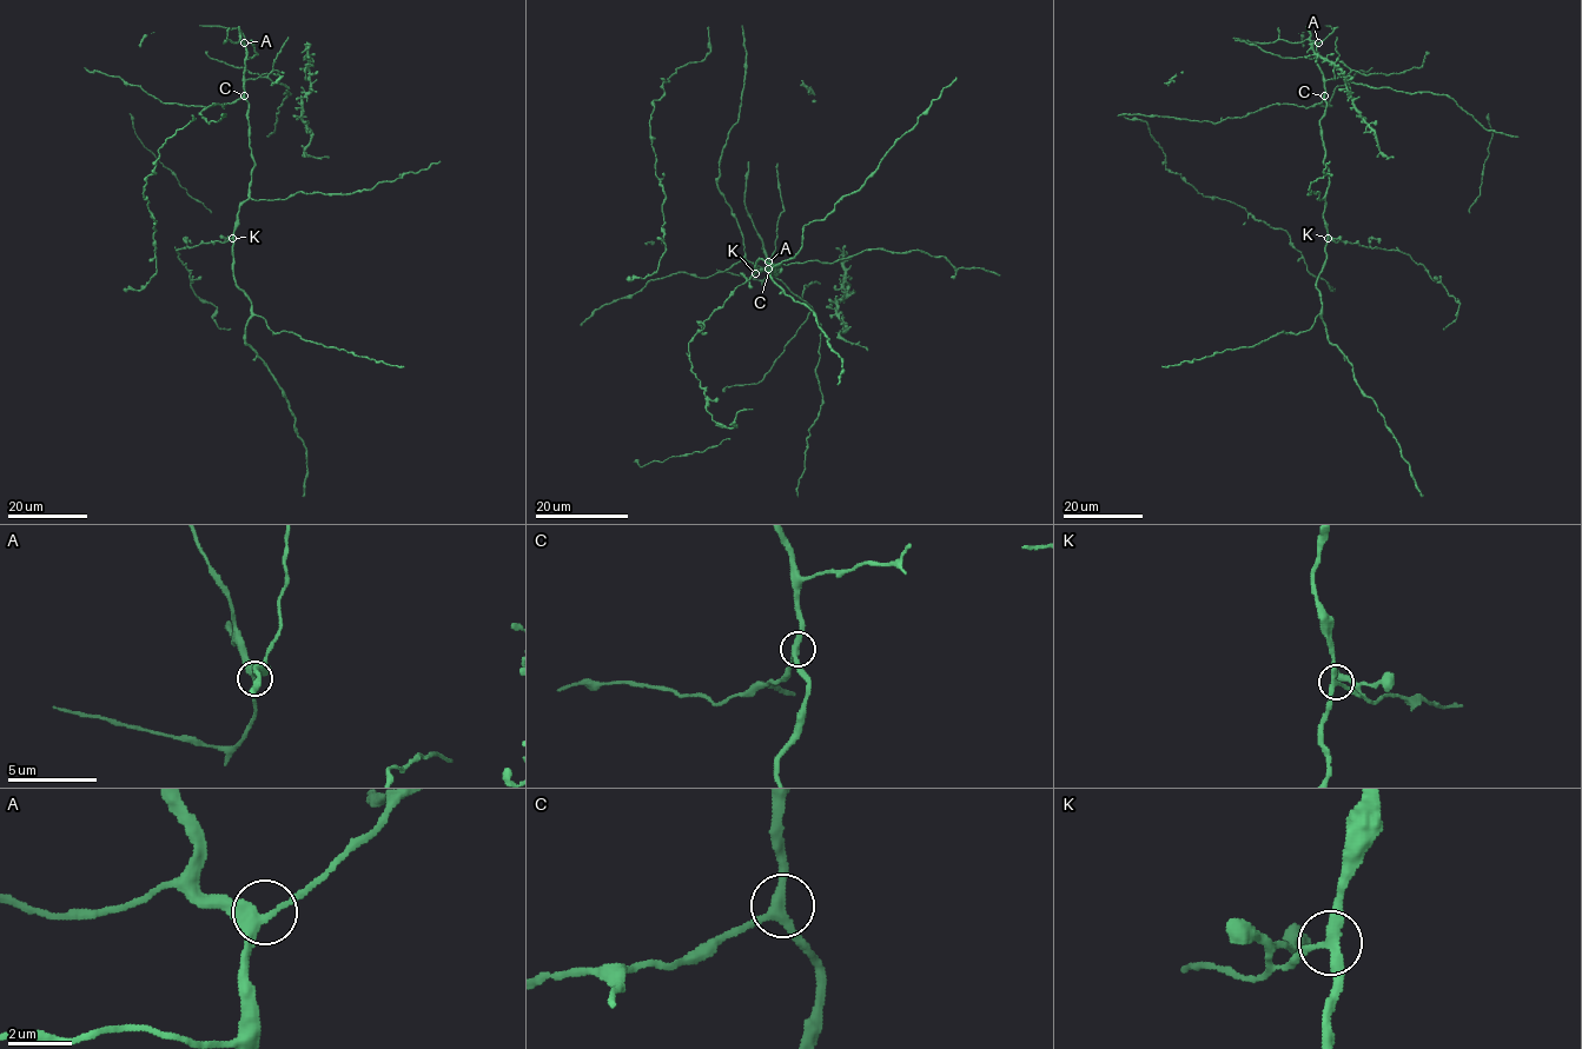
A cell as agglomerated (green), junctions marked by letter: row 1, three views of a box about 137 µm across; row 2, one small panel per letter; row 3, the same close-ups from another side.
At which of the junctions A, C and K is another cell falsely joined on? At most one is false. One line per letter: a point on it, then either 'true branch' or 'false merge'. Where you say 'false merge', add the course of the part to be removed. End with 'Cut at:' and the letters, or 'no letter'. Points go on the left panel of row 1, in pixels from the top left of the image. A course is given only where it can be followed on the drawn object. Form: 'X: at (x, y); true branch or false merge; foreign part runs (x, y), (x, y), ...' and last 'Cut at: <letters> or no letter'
A: at (244, 42); true branch
C: at (244, 95); true branch
K: at (232, 238); false merge; foreign part runs (232, 238), (176, 250), (186, 264), (196, 296), (214, 305), (213, 318), (219, 329), (230, 329)
Cut at: K

